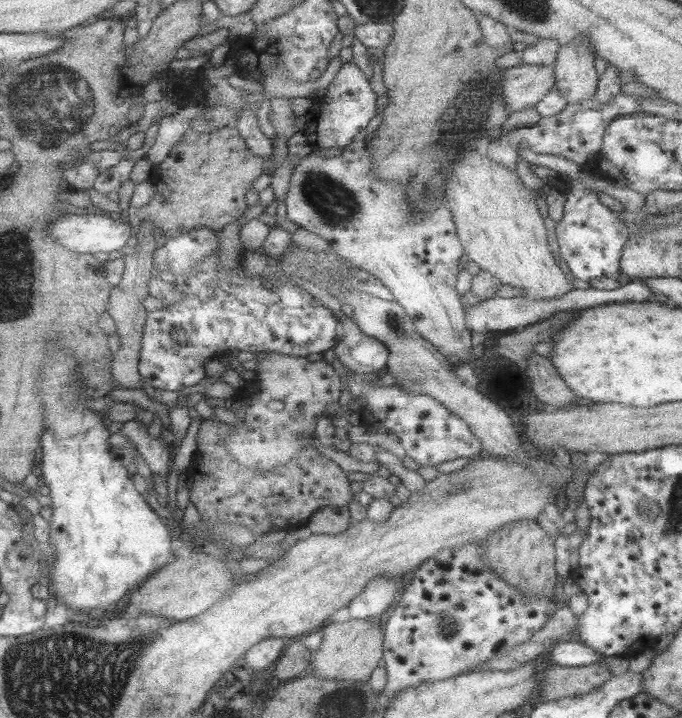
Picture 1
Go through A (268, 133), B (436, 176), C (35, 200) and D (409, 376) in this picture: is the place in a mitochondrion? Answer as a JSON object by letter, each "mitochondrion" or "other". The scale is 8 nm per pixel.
{"A":"other","B":"mitochondrion","C":"other","D":"mitochondrion"}

